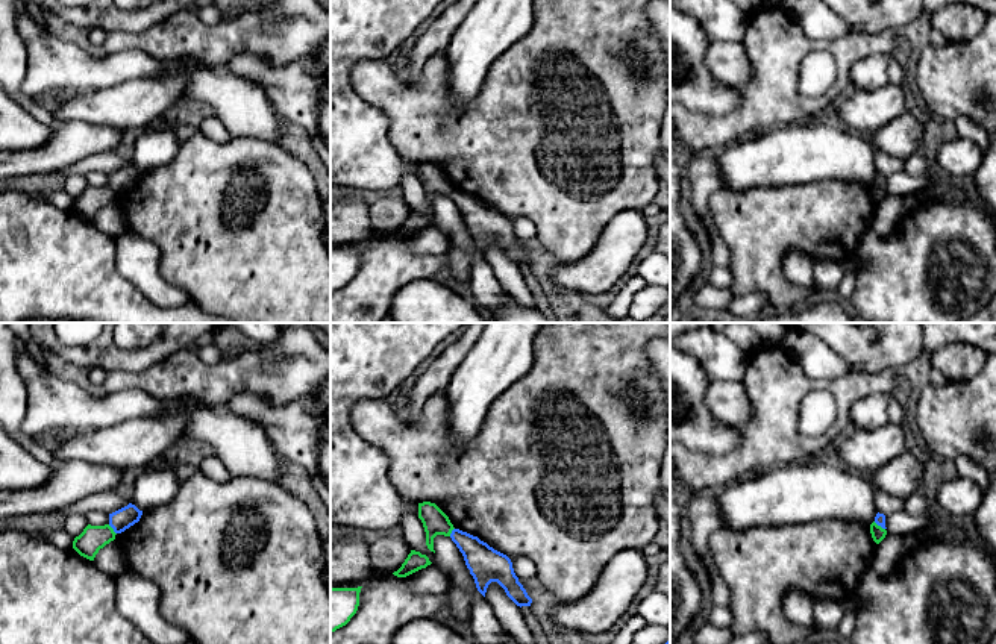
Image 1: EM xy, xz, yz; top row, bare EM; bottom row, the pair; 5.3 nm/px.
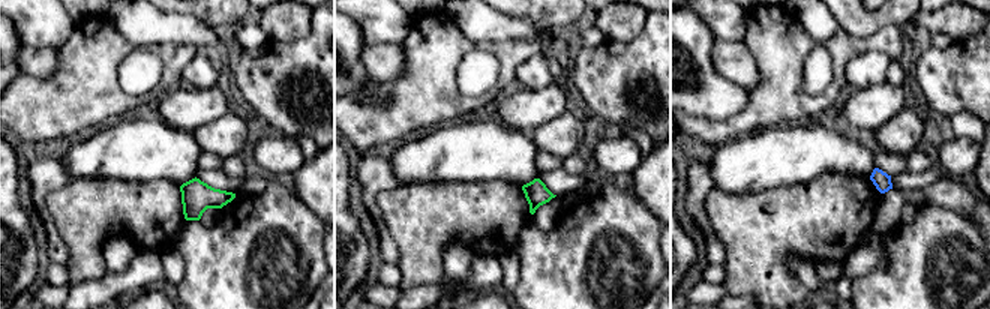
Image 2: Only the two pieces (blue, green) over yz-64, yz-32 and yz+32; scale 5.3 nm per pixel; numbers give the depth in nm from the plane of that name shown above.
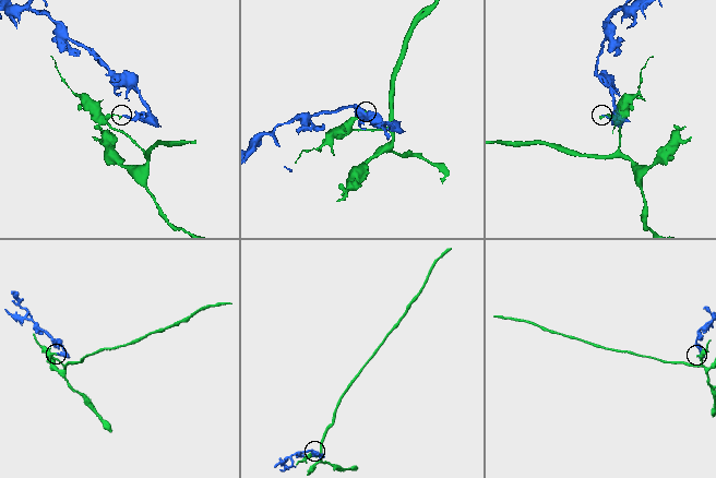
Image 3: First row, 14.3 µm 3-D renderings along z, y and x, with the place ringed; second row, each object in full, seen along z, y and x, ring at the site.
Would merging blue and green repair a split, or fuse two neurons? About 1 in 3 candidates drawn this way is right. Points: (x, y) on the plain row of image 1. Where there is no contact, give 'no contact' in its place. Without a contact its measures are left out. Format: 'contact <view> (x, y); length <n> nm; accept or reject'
contact xy (112, 188); length 70 nm; reject

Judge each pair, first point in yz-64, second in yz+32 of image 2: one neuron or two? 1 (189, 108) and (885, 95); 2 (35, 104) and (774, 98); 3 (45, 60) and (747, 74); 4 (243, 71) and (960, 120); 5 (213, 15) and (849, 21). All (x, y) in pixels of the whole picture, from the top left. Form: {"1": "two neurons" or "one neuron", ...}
{"1": "one neuron", "2": "one neuron", "3": "one neuron", "4": "two neurons", "5": "one neuron"}

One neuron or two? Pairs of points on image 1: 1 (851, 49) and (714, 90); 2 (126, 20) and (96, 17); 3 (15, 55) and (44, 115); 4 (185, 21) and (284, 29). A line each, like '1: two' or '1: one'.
1: two
2: one
3: one
4: one

